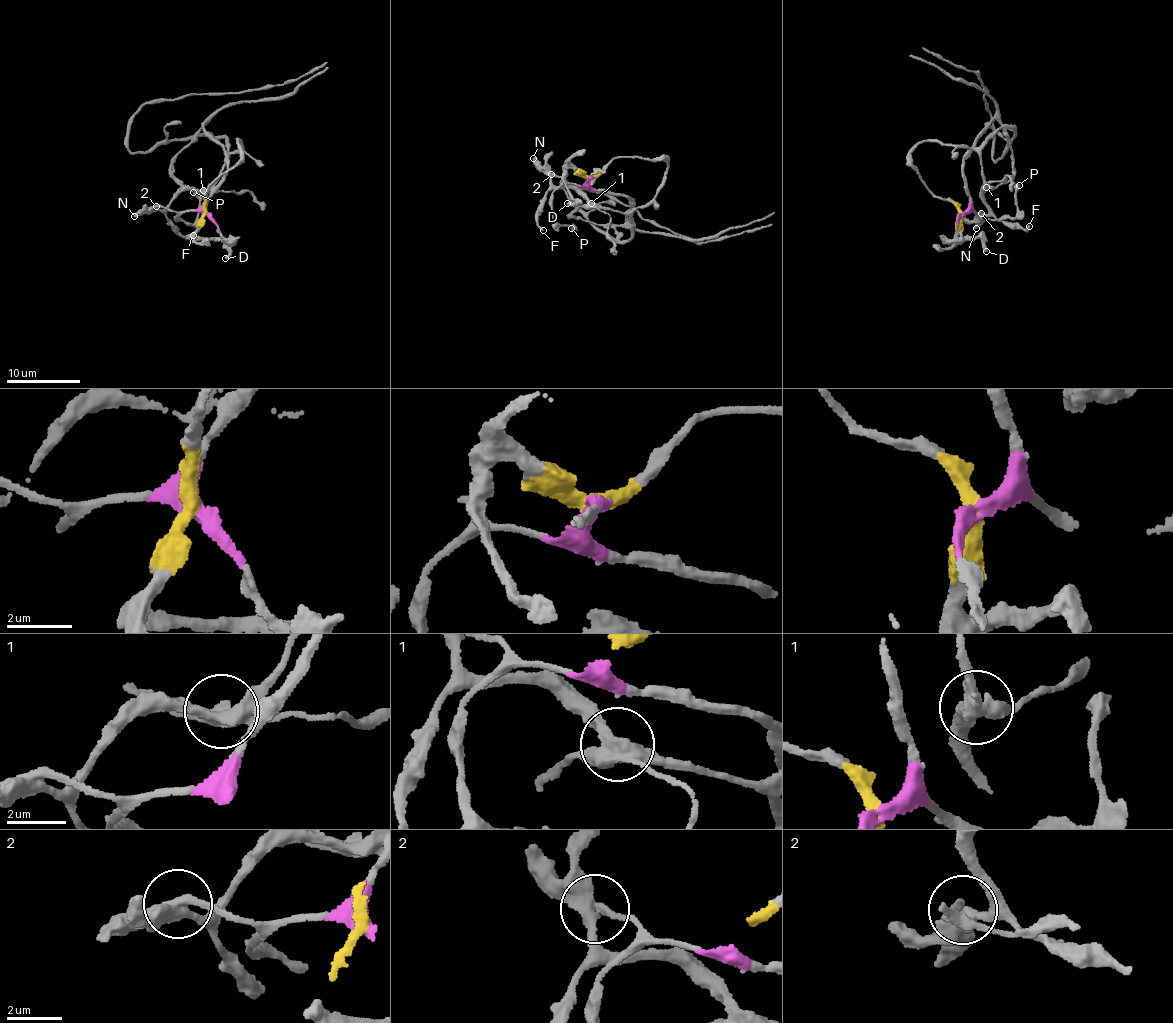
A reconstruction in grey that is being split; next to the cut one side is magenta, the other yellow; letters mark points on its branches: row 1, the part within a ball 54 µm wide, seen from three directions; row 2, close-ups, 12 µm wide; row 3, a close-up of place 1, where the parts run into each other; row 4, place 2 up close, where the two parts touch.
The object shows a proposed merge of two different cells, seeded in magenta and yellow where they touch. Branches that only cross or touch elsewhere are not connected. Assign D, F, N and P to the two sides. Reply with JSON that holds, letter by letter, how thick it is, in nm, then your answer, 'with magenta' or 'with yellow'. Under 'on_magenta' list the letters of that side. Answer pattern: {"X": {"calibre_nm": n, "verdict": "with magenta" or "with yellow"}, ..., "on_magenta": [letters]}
{"D": {"calibre_nm": 360, "verdict": "with yellow"}, "F": {"calibre_nm": 340, "verdict": "with yellow"}, "N": {"calibre_nm": 440, "verdict": "with magenta"}, "P": {"calibre_nm": 480, "verdict": "with magenta"}, "on_magenta": ["N", "P"]}

